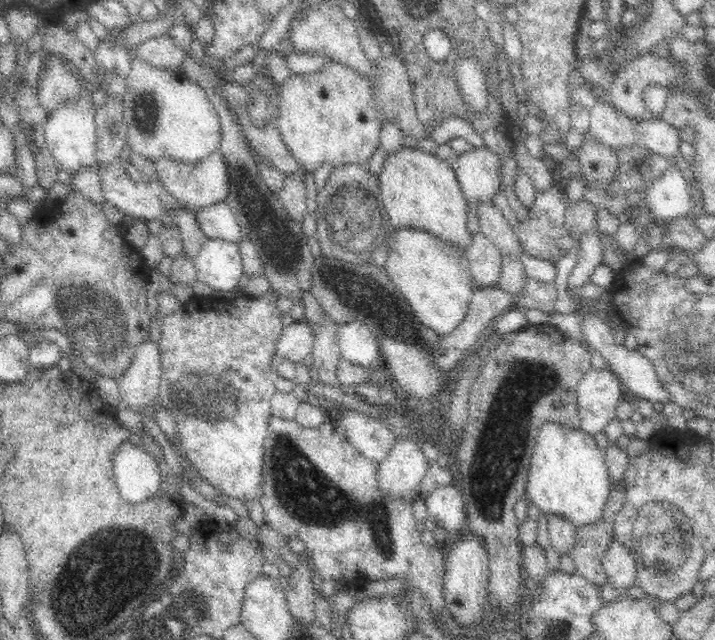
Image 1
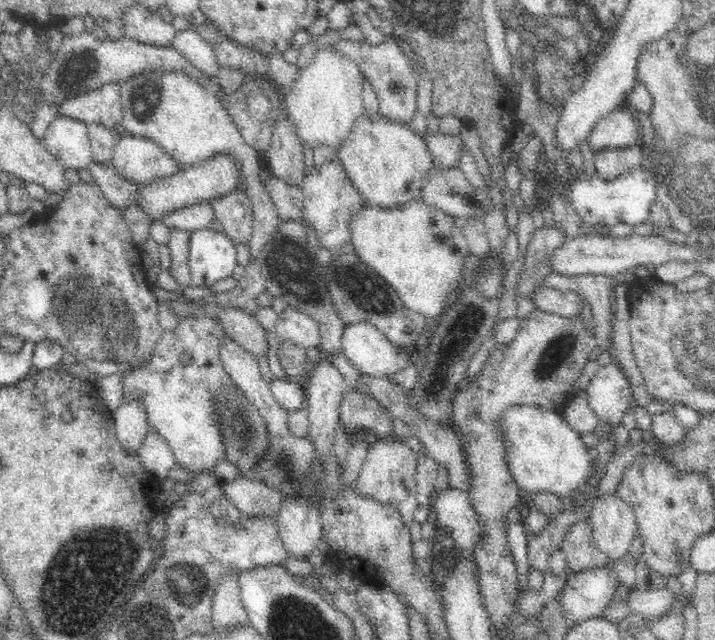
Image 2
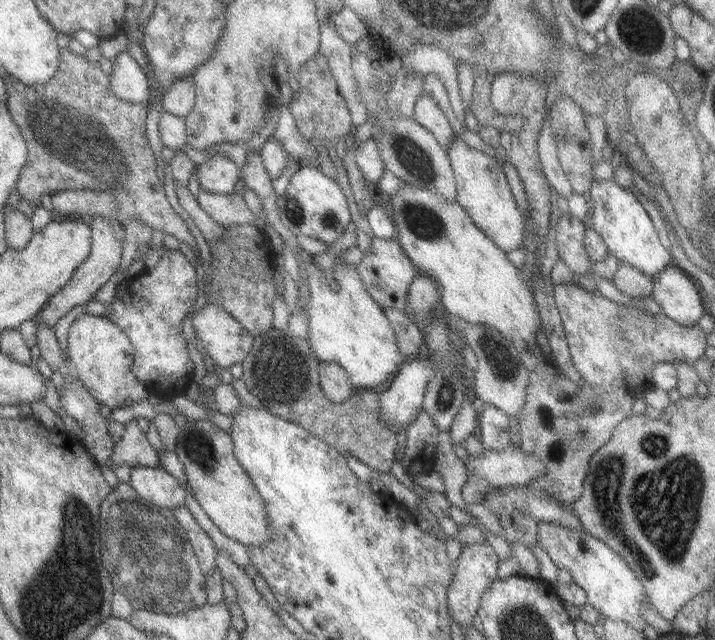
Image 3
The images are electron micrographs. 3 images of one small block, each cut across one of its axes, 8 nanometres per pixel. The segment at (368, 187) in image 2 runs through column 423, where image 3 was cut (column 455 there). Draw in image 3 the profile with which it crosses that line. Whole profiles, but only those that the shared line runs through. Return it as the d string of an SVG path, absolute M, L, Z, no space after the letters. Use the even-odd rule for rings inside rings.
M455 138L449 148L445 150L449 158L449 166L453 170L455 180L455 202L467 212L467 216L473 220L473 224L493 240L495 246L499 246L503 252L513 248L523 248L525 244L525 222L523 222L523 210L517 208L513 202L511 188L507 186L507 178L503 172L503 164L497 162L497 158L489 158L479 150L469 148L461 138Z

